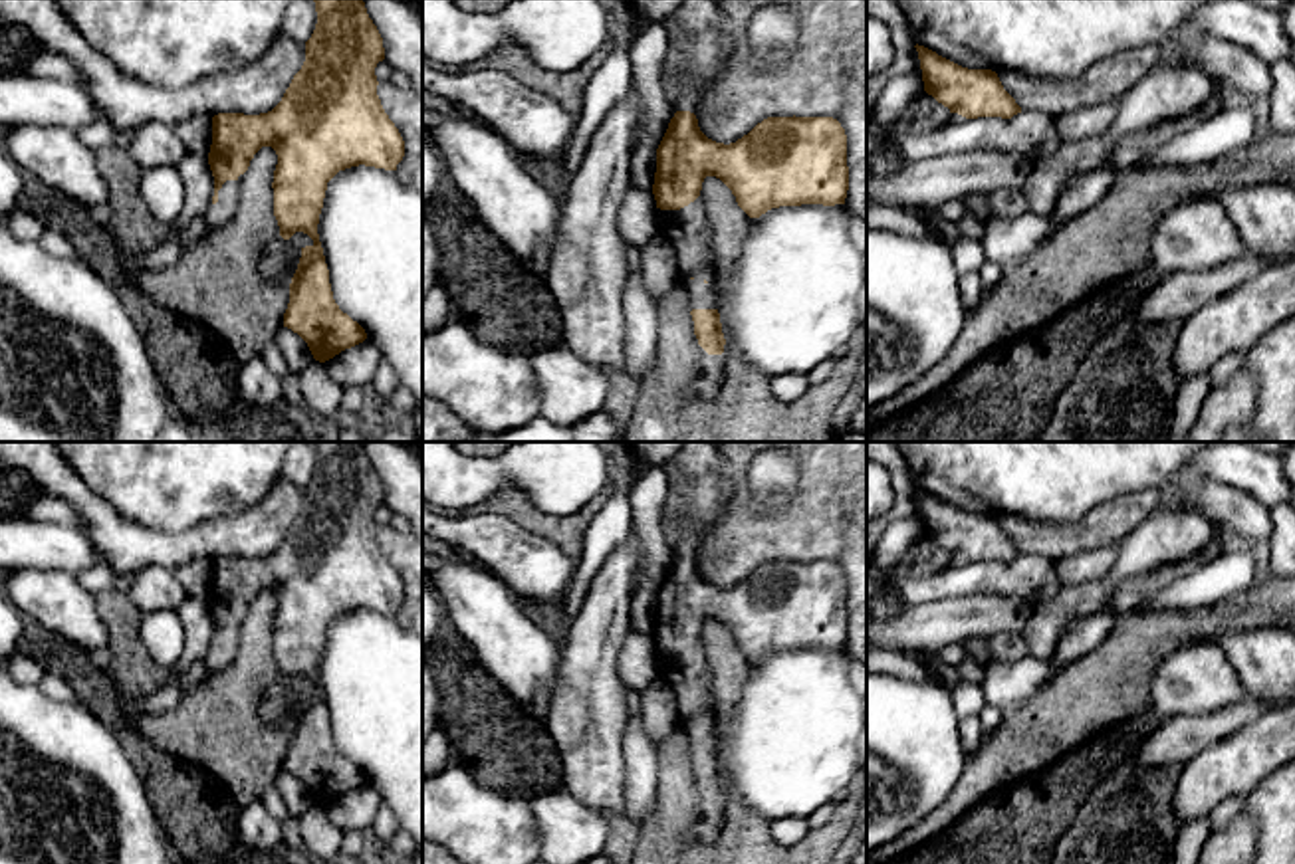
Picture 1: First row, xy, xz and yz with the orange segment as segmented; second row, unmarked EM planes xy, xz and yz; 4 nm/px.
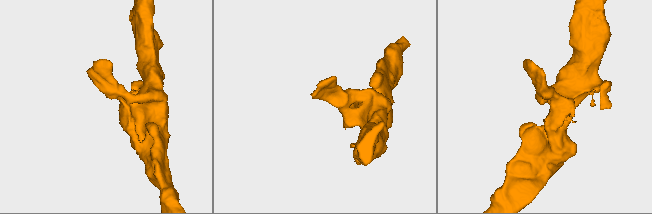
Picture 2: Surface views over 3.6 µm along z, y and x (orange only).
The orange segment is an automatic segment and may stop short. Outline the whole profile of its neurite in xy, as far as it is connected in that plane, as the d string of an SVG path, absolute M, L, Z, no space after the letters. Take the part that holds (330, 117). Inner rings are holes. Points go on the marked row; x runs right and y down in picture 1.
M313 0L317 24L305 42L305 61L294 75L282 101L268 113L218 113L212 117L208 164L214 176L214 196L202 216L210 228L224 226L238 212L242 174L262 147L278 155L274 170L274 216L280 236L307 234L313 244L301 248L297 270L290 283L290 303L284 327L297 333L315 361L325 363L367 339L365 329L339 309L333 299L329 270L317 234L327 182L351 166L397 170L405 157L405 141L385 113L377 95L375 67L385 59L383 38L367 14L363 0Z

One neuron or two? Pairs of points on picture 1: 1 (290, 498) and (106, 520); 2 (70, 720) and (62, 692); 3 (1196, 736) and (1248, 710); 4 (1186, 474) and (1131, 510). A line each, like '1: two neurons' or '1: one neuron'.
1: one neuron
2: two neurons
3: one neuron
4: two neurons

